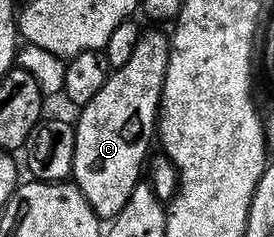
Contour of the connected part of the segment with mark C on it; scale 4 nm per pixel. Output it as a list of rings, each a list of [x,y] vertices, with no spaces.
[[[150,28],[154,30],[143,29],[136,40],[136,49],[132,51],[132,57],[128,60],[128,64],[124,64],[119,70],[113,71],[110,78],[104,84],[104,88],[100,88],[100,92],[96,92],[96,96],[92,96],[92,100],[88,100],[88,104],[81,107],[82,114],[76,121],[74,126],[74,139],[76,140],[76,148],[74,149],[74,168],[72,171],[73,185],[78,187],[78,191],[84,196],[84,200],[88,200],[88,204],[92,207],[99,219],[112,220],[120,212],[120,208],[124,208],[124,204],[128,204],[128,196],[132,196],[132,188],[143,177],[144,167],[148,162],[148,155],[150,150],[150,138],[155,137],[156,134],[156,115],[158,112],[158,105],[162,103],[162,89],[164,88],[164,76],[168,72],[168,56],[170,55],[170,39],[164,33],[161,34],[161,29]]]

